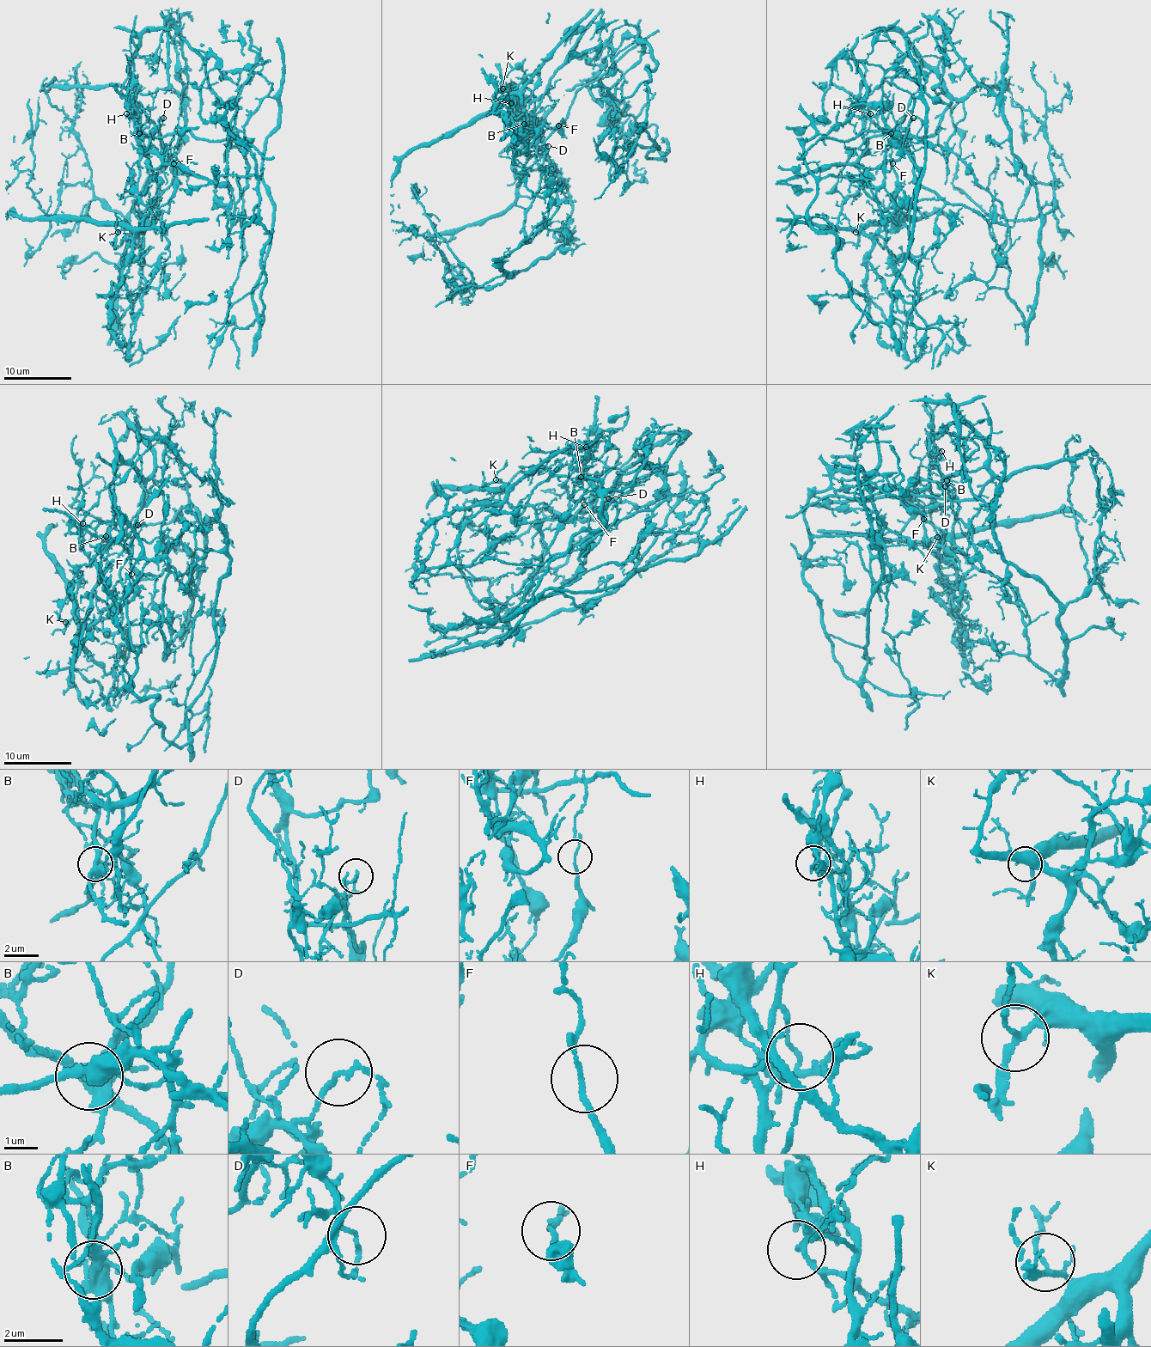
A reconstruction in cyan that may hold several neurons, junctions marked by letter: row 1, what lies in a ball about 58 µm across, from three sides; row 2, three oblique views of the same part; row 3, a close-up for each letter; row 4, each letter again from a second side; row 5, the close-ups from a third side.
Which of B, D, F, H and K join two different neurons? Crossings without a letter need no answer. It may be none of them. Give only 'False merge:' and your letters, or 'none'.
False merge: B, D, H

